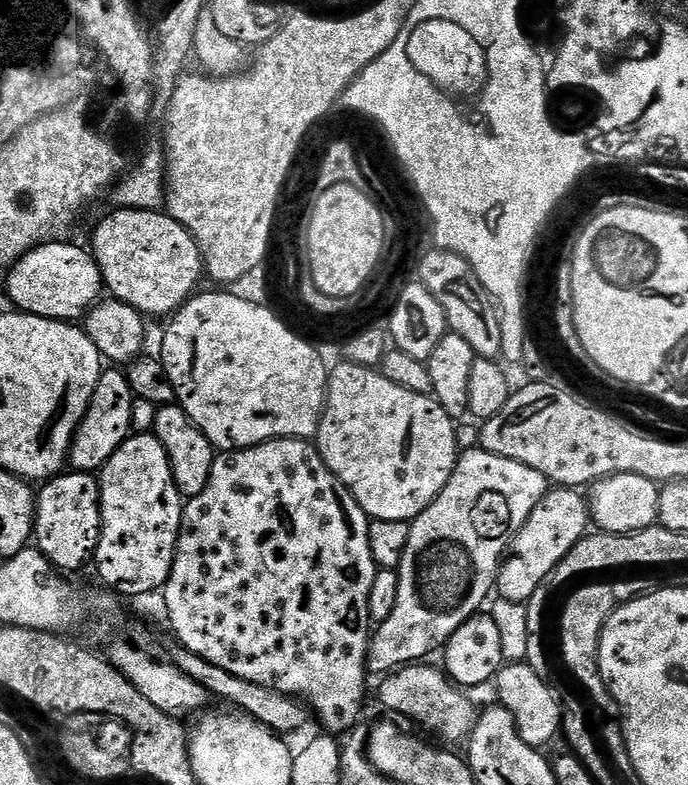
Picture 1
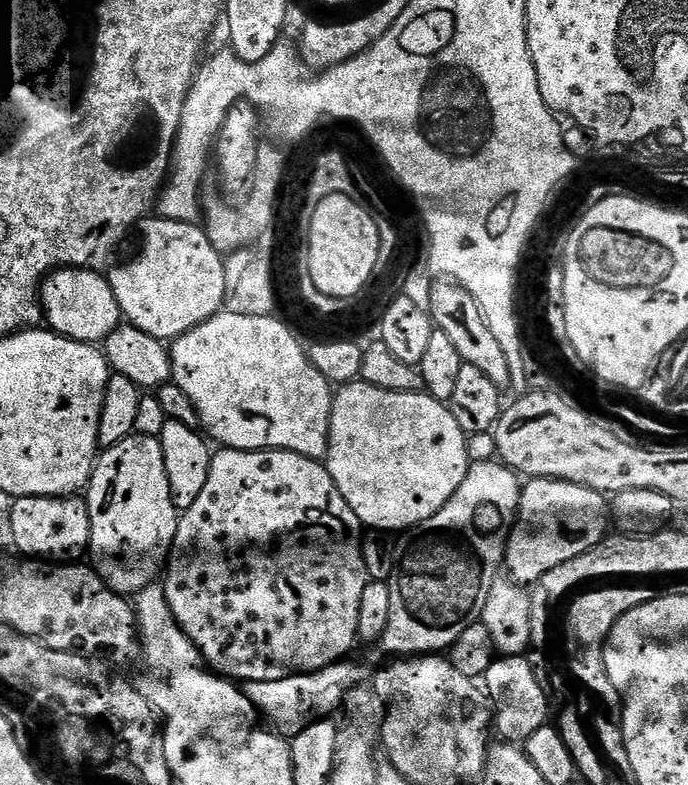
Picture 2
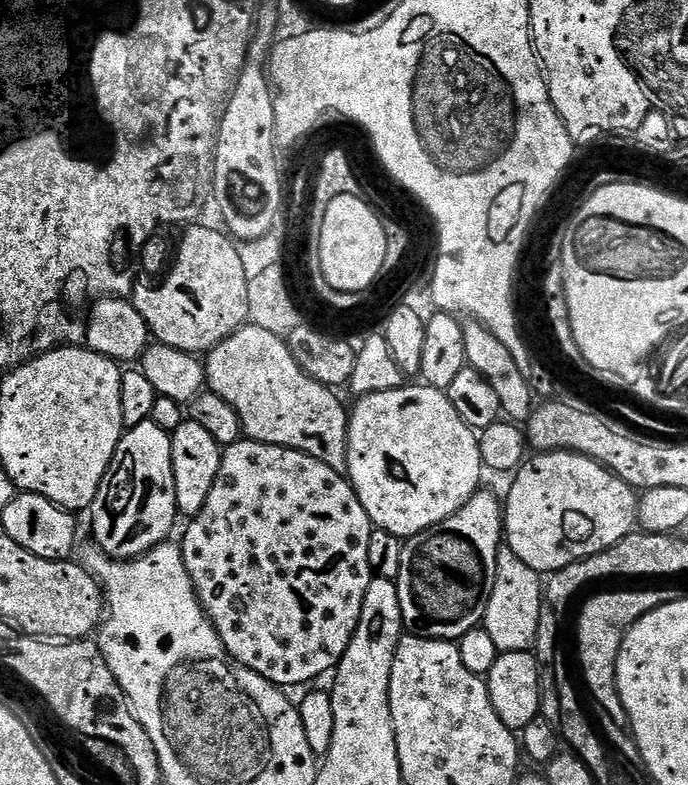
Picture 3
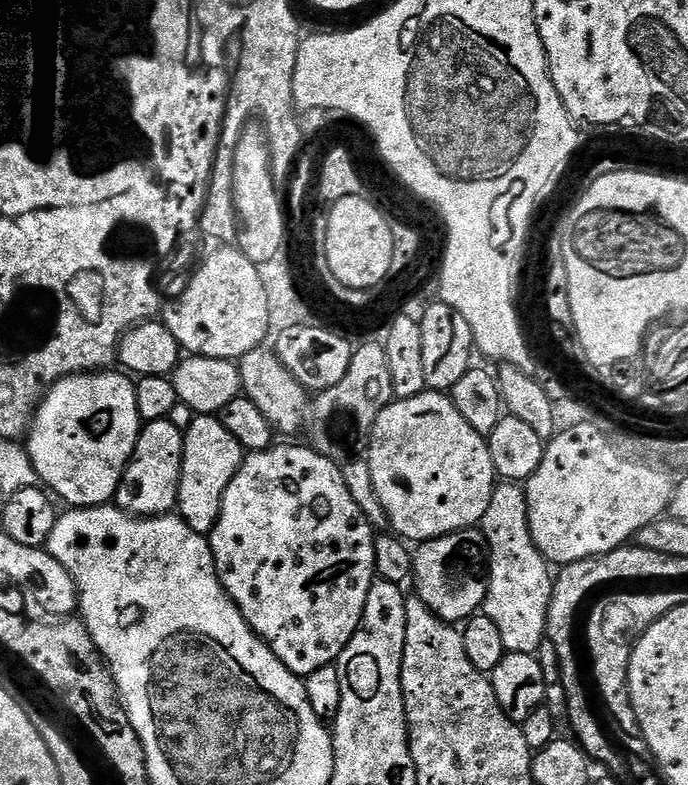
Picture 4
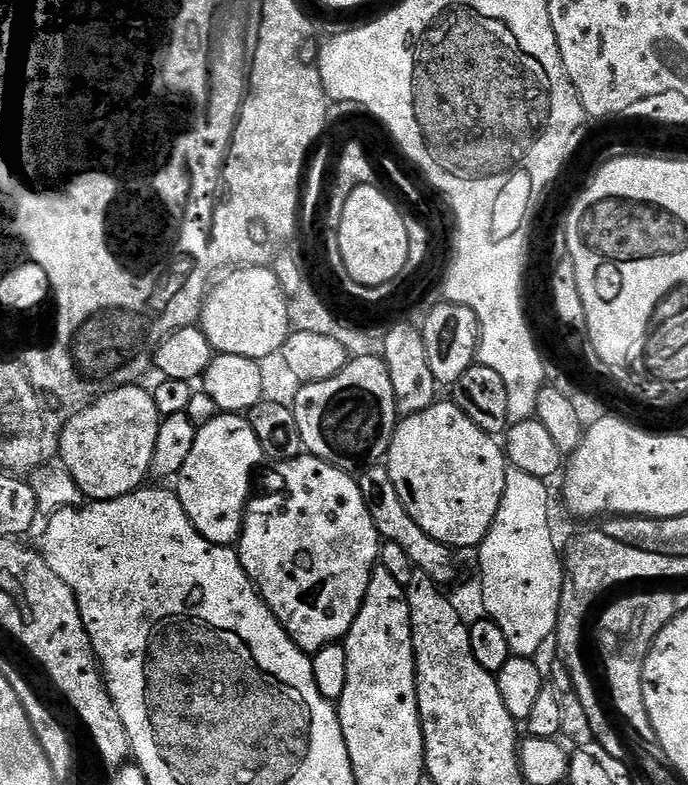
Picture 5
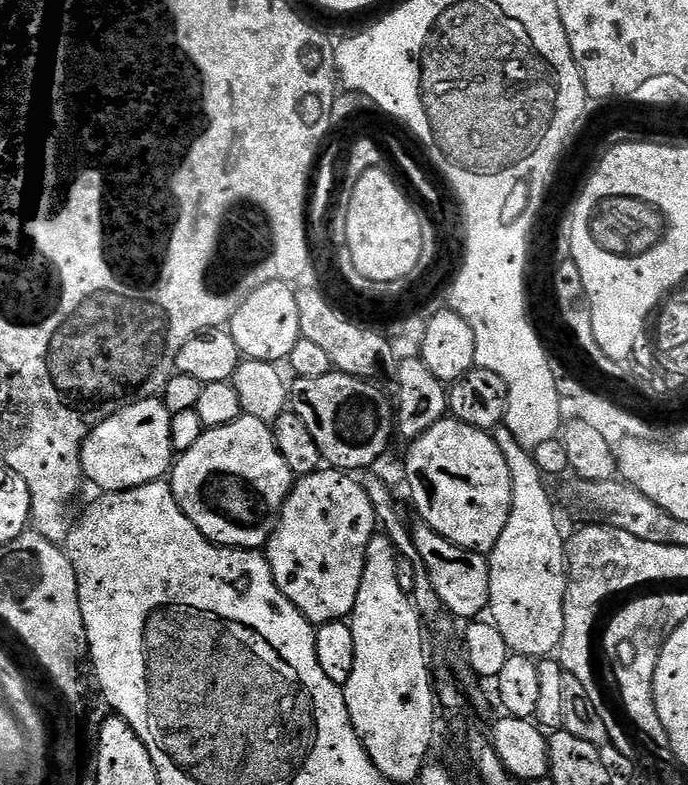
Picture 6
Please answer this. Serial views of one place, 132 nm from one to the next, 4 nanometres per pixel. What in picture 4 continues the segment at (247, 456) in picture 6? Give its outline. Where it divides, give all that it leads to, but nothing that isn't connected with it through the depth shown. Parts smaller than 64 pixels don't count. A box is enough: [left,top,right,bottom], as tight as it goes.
[176,414,246,534]

